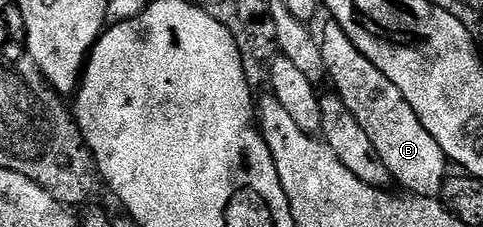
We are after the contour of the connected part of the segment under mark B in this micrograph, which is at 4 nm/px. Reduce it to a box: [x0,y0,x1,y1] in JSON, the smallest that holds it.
[321,25,449,196]

